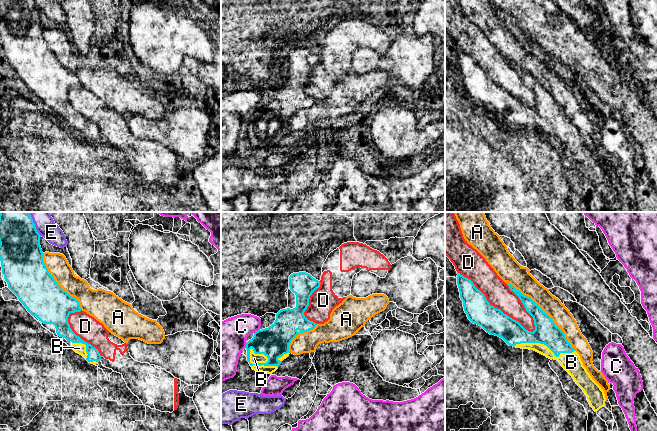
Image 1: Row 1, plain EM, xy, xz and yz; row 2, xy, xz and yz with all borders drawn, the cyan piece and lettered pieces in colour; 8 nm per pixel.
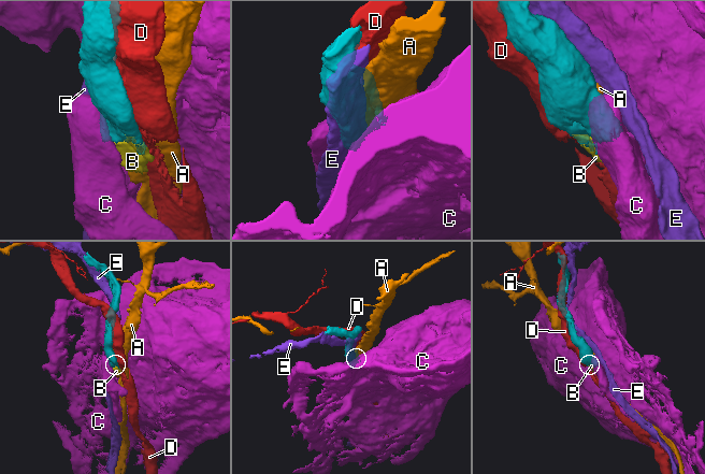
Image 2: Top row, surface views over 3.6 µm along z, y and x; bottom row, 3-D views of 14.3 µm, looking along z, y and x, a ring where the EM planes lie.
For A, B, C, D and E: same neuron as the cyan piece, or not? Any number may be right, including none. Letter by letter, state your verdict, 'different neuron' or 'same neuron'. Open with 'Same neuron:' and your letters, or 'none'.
Same neuron: B
A: different neuron
B: same neuron
C: different neuron
D: different neuron
E: different neuron

